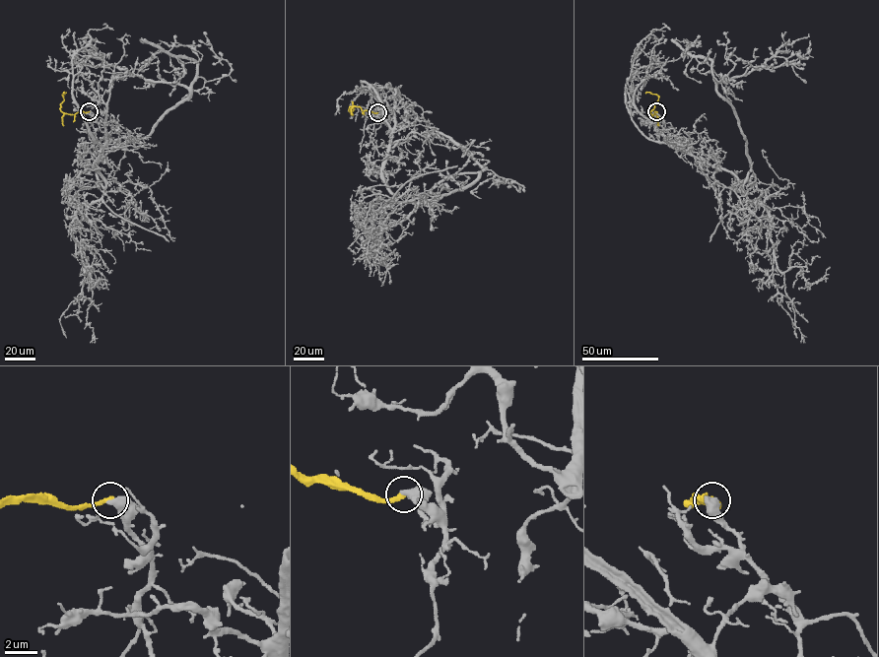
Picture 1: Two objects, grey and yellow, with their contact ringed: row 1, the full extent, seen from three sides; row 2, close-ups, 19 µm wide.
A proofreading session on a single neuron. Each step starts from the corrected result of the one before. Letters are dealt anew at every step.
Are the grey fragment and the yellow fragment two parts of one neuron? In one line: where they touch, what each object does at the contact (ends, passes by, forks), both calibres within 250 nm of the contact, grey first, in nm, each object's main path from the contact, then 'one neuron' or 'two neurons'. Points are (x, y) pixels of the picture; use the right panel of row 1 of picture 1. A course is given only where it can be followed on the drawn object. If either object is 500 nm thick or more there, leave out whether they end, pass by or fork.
(656, 111) | 600/300 nm | grey via (656, 111), (660, 141), (729, 170), (740, 187), (750, 168), (747, 141), (716, 84), (799, 58), (810, 40) | yellow via (656, 111), (650, 113), (658, 97), (645, 93) | two neurons

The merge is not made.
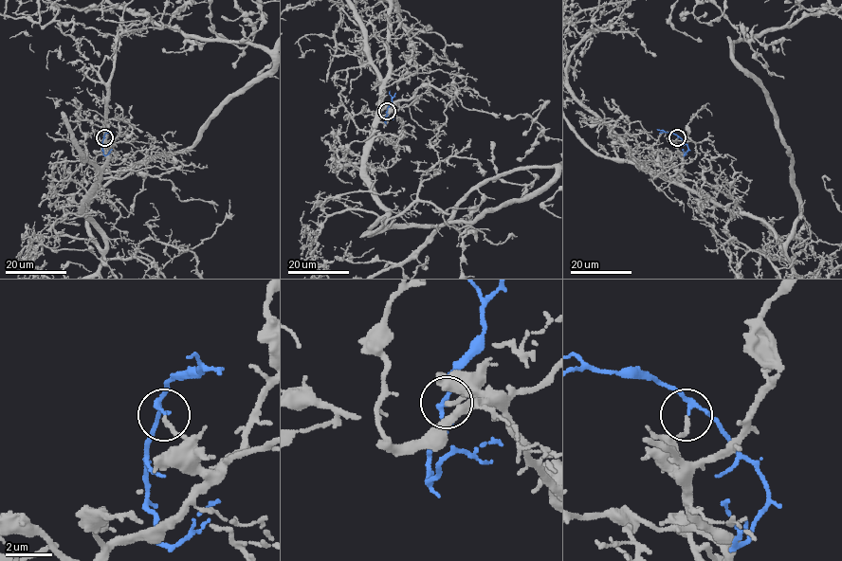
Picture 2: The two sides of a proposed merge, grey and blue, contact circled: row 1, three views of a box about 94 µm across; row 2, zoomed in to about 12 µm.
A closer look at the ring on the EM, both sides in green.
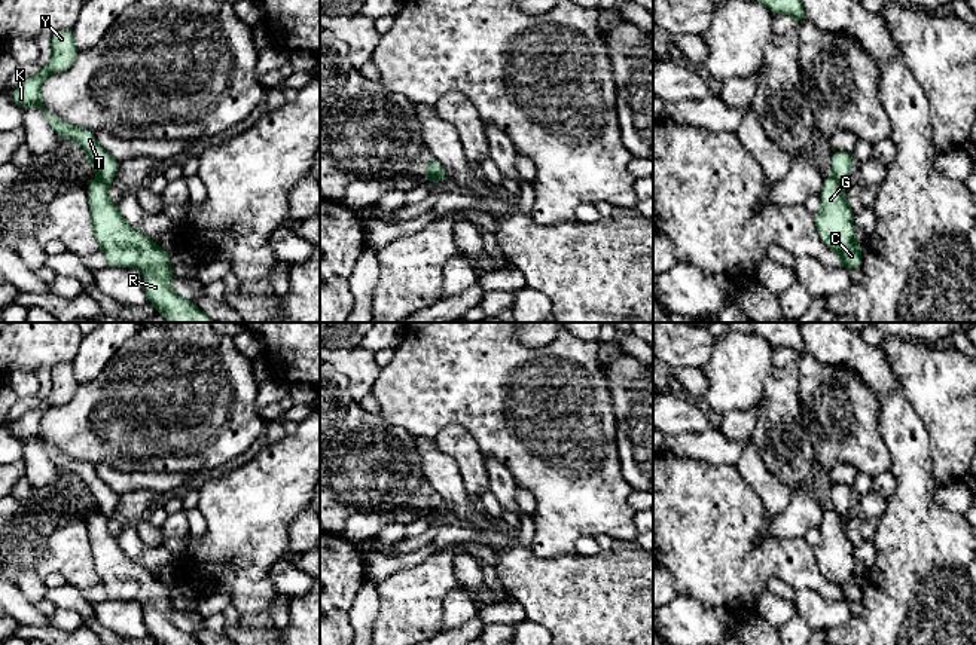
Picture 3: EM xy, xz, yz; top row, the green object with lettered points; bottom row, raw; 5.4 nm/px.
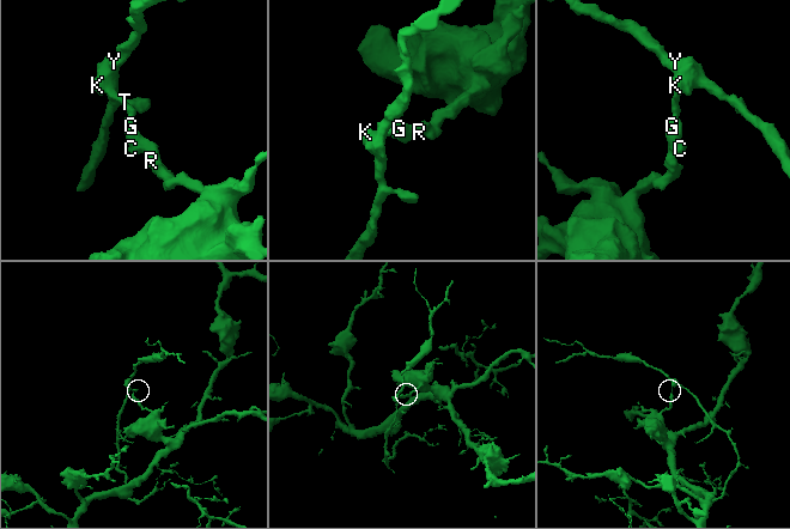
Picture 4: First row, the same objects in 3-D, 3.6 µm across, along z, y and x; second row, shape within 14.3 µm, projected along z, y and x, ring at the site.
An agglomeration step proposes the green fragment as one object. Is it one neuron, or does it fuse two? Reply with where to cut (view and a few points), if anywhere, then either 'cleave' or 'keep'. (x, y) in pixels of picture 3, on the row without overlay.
cut yz (833, 509), (845, 516); cleave

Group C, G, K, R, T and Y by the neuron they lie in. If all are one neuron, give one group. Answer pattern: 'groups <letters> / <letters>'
groups C G R / K T Y

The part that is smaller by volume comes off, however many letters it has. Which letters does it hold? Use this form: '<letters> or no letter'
K, T, Y

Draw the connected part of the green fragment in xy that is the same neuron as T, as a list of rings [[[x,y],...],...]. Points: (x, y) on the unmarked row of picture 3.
[[[71,363],[57,364],[51,369],[52,383],[51,392],[45,401],[24,415],[21,415],[13,427],[12,434],[18,441],[37,438],[43,443],[49,459],[62,470],[67,470],[82,479],[88,486],[88,495],[92,498],[104,514],[113,516],[119,495],[110,489],[97,476],[94,465],[68,458],[55,449],[52,449],[43,437],[42,418],[51,407],[67,404],[76,394],[79,383],[74,377],[74,369]]]

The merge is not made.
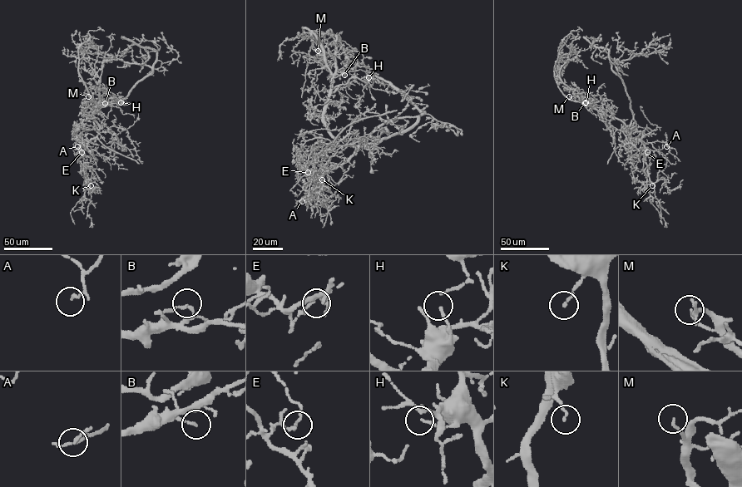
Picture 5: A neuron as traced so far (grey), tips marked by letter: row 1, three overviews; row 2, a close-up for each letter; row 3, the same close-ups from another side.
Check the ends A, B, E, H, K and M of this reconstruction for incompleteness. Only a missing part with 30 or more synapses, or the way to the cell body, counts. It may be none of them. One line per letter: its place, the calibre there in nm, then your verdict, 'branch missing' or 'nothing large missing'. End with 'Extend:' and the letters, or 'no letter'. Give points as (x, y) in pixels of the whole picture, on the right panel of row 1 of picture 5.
A: place (666, 146); calibre 80 nm; nothing large missing
B: place (585, 103); calibre 130 nm; nothing large missing
E: place (647, 152); calibre 80 nm; nothing large missing
H: place (586, 102); calibre 130 nm; nothing large missing
K: place (652, 185); calibre 130 nm; nothing large missing
M: place (569, 96); calibre 120 nm; branch missing
Extend: M

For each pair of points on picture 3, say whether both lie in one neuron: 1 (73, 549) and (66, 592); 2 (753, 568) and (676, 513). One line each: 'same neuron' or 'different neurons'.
1: different neurons
2: same neuron

